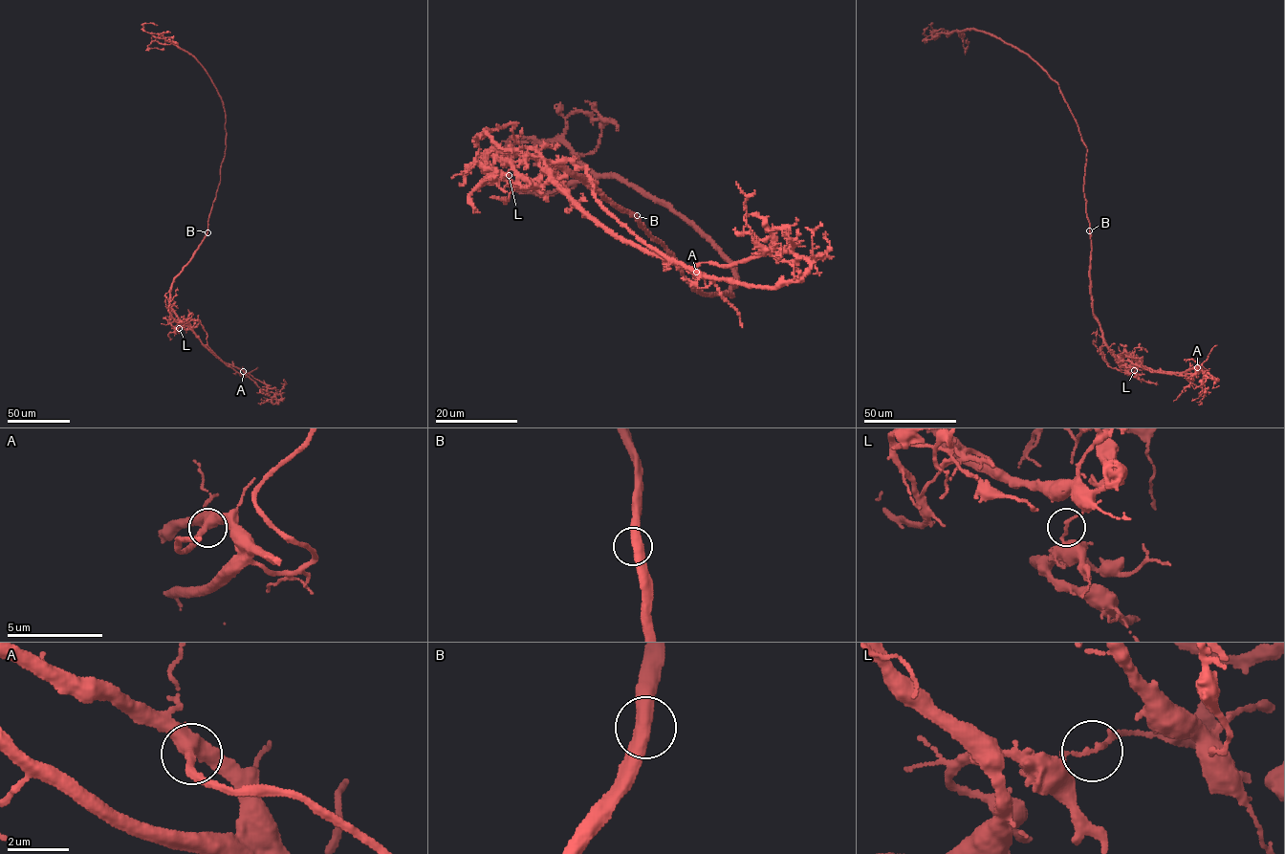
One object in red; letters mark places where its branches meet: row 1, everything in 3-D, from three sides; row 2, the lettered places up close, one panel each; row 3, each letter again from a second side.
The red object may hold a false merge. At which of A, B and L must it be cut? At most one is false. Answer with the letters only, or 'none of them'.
L

